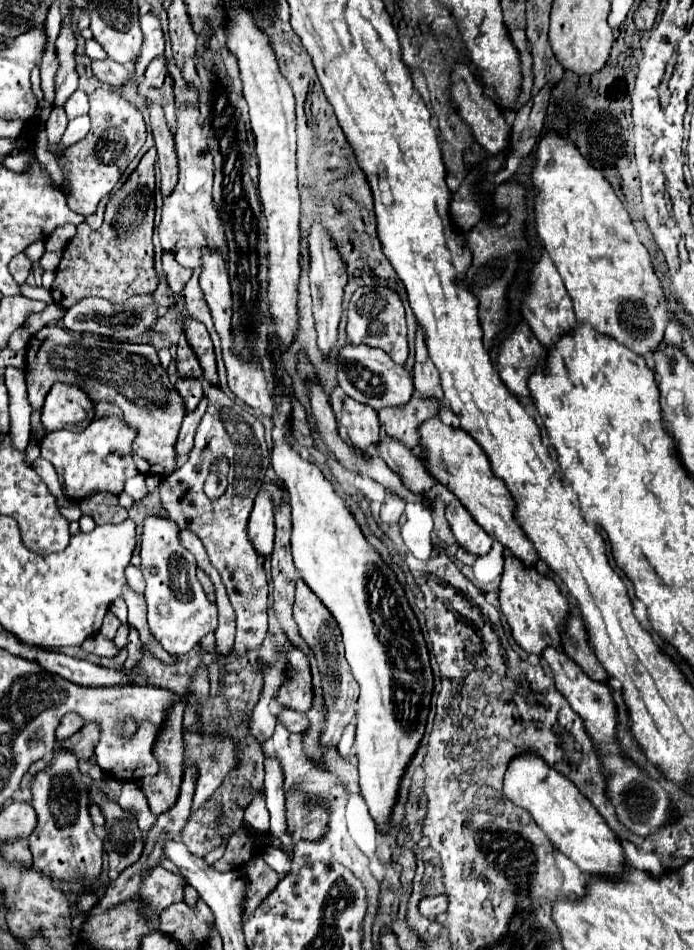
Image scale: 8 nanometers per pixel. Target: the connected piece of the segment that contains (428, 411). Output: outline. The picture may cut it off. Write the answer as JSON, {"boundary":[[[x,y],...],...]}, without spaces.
{"boundary":[[[413,395],[413,399],[405,407],[387,407],[379,409],[379,421],[391,439],[399,439],[405,447],[417,449],[419,447],[419,425],[425,419],[435,417],[439,411],[435,401],[421,399],[419,395]]]}

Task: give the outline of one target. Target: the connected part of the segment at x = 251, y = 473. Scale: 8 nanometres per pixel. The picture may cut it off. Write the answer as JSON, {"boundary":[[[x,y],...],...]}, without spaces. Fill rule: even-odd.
{"boundary":[[[211,387],[207,391],[207,399],[209,407],[195,435],[195,447],[189,459],[181,469],[161,481],[159,495],[161,505],[169,513],[169,519],[175,521],[179,529],[189,529],[201,539],[213,567],[219,571],[229,601],[237,613],[233,655],[245,655],[247,651],[259,647],[267,633],[267,577],[259,553],[249,541],[247,521],[255,495],[263,485],[269,453],[263,435],[263,423],[255,415],[243,407],[237,407],[219,387]],[[219,455],[227,455],[231,463],[229,487],[221,499],[209,501],[203,493],[203,483]]]}

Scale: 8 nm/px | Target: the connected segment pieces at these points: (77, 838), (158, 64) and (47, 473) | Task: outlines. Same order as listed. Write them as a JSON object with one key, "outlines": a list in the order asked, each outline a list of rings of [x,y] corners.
{"outlines":[[[[55,751],[47,769],[35,775],[31,793],[31,805],[39,817],[39,823],[29,837],[33,867],[59,881],[77,881],[81,877],[97,879],[101,873],[103,841],[93,831],[93,821],[87,809],[87,777],[79,773],[75,755],[69,751]]],[[[163,55],[155,57],[145,75],[143,75],[143,81],[139,83],[139,95],[145,97],[147,101],[153,101],[153,103],[159,103],[163,109],[165,109],[165,119],[167,119],[167,125],[169,125],[169,131],[175,133],[175,121],[177,121],[177,109],[175,109],[175,103],[173,103],[173,79],[167,71],[167,61]]],[[[42,458],[37,459],[34,463],[36,463],[34,469],[38,471],[36,473],[43,478],[42,481],[47,485],[50,493],[56,498],[59,506],[68,507],[76,504],[73,500],[68,499],[64,495],[57,473],[51,463]]]]}

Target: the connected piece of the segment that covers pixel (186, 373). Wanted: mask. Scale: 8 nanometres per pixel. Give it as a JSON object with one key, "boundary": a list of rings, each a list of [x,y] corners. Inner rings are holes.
{"boundary":[[[181,335],[179,347],[177,347],[177,373],[181,377],[201,377],[203,375],[203,371],[199,367],[199,359],[191,351],[191,345],[187,343],[185,335]]]}

